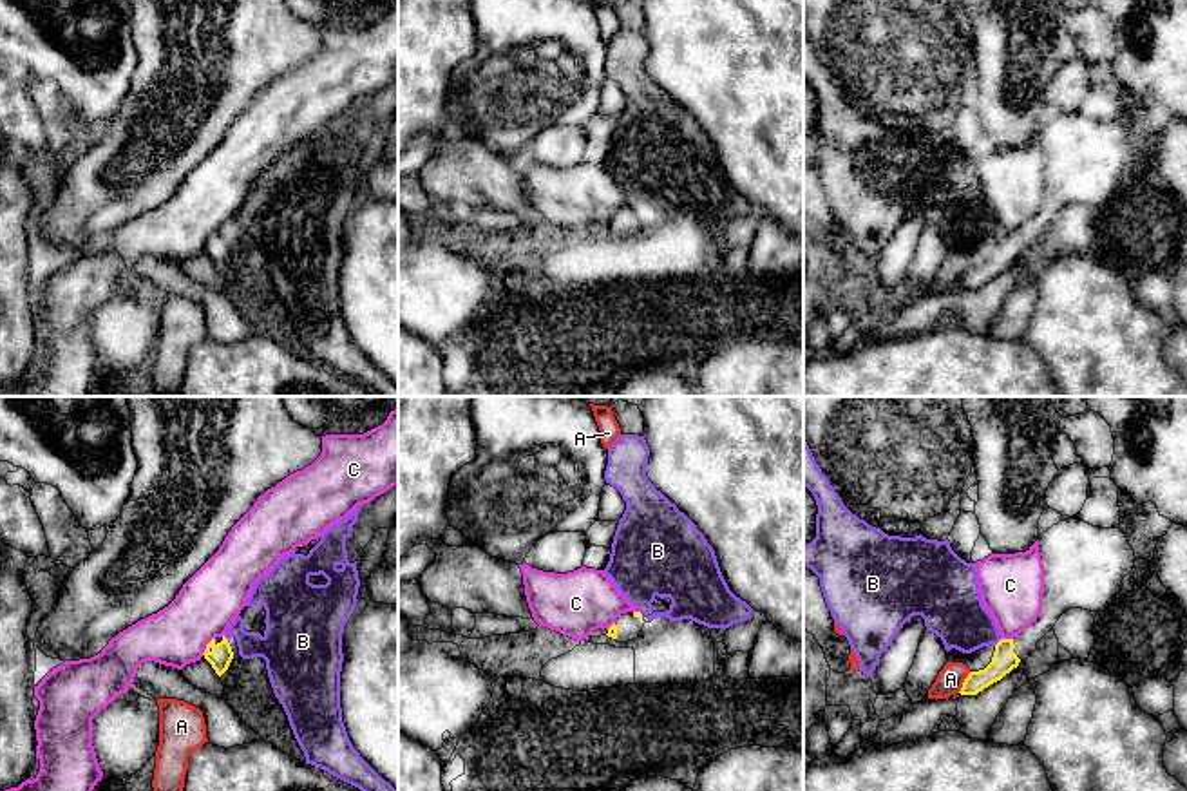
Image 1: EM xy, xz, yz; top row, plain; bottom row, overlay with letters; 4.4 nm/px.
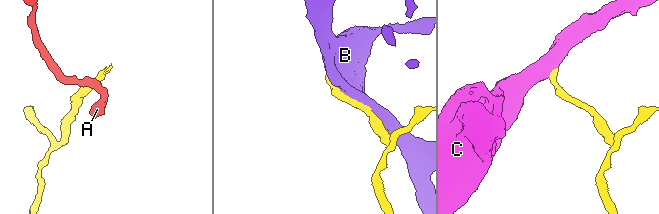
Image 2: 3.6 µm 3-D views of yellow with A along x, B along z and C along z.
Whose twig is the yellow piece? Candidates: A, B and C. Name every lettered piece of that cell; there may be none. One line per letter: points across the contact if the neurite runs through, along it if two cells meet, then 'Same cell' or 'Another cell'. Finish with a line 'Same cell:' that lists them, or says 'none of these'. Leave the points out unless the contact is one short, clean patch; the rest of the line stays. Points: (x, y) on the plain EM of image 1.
A: Boundary: yz (970, 266), (958, 286). Another cell
B: Another cell
C: Boundary: xy (214, 232), (201, 248). Another cell
Same cell: none of these

